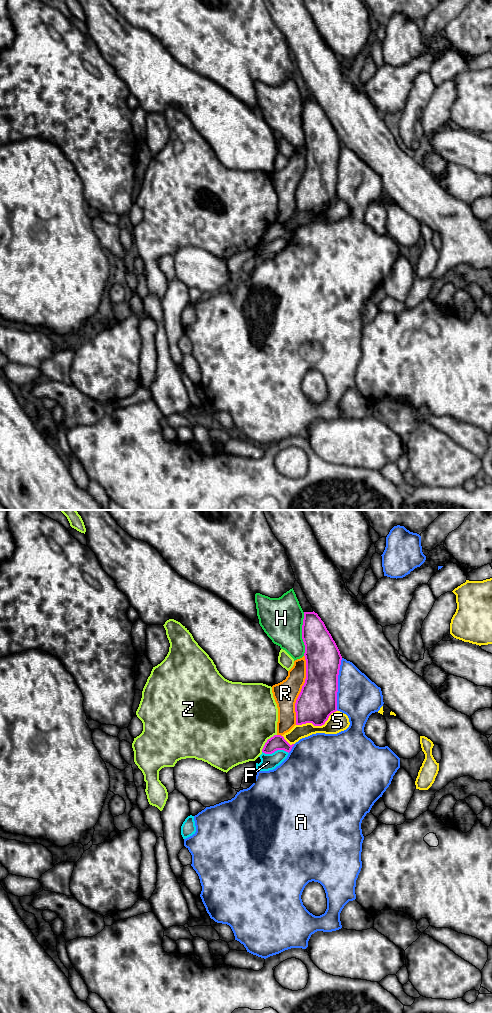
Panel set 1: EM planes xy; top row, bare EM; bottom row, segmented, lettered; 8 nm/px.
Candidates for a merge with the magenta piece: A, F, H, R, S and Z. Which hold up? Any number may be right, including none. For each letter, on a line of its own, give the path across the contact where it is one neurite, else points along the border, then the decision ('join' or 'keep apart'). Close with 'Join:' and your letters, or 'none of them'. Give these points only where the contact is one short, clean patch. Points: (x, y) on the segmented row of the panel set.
A: keep apart
F: border along xy (262, 751), (273, 753), (277, 750), (285, 750), (288, 753); keep apart
H: keep apart
R: keep apart
S: keep apart
Z: keep apart
Join: none of them

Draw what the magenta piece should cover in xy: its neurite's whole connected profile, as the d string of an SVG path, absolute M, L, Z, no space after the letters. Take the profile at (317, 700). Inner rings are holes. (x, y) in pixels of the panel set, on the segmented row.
M314 611L304 612L304 619L302 625L302 639L305 645L304 656L306 660L306 679L295 703L296 725L312 723L314 726L322 726L325 724L325 722L328 720L329 716L332 713L338 711L338 675L342 656L331 634L327 630L324 622Z

